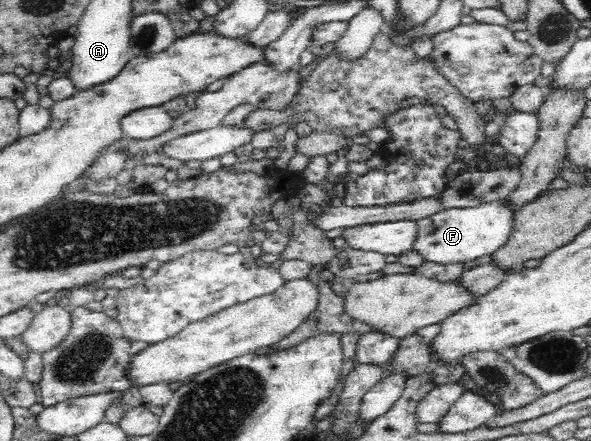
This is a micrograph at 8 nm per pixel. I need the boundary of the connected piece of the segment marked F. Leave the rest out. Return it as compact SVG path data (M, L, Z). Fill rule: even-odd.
M508 195L468 208L440 209L417 221L421 228L421 236L414 250L425 256L428 262L441 264L468 262L483 255L491 255L510 239L515 225L516 210L516 205L510 201Z

